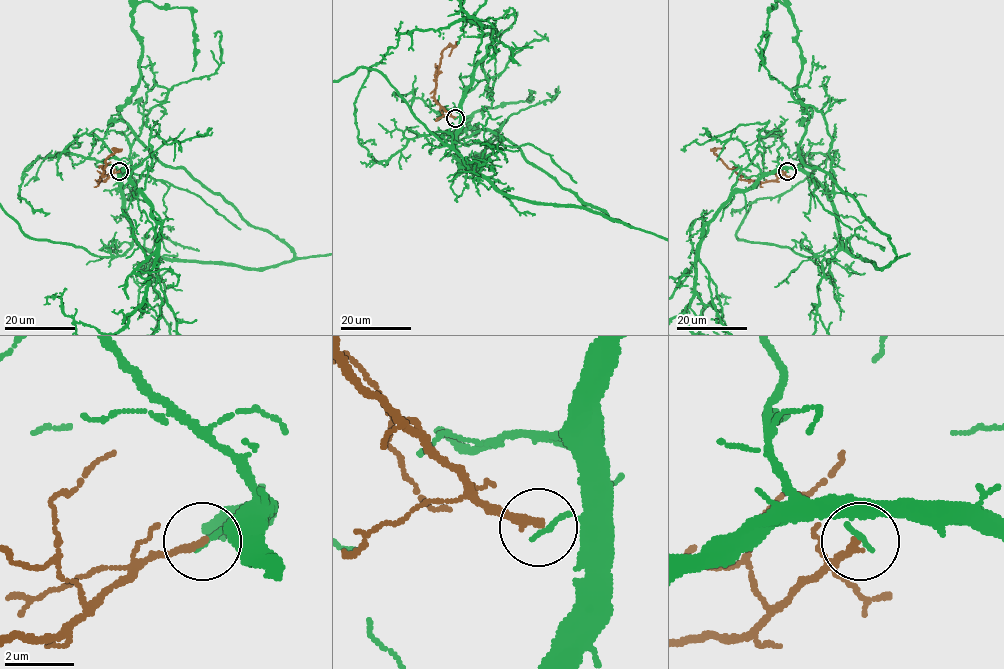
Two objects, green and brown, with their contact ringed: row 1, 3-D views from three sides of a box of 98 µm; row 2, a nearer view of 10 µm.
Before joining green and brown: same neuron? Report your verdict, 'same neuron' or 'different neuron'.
different neuron

